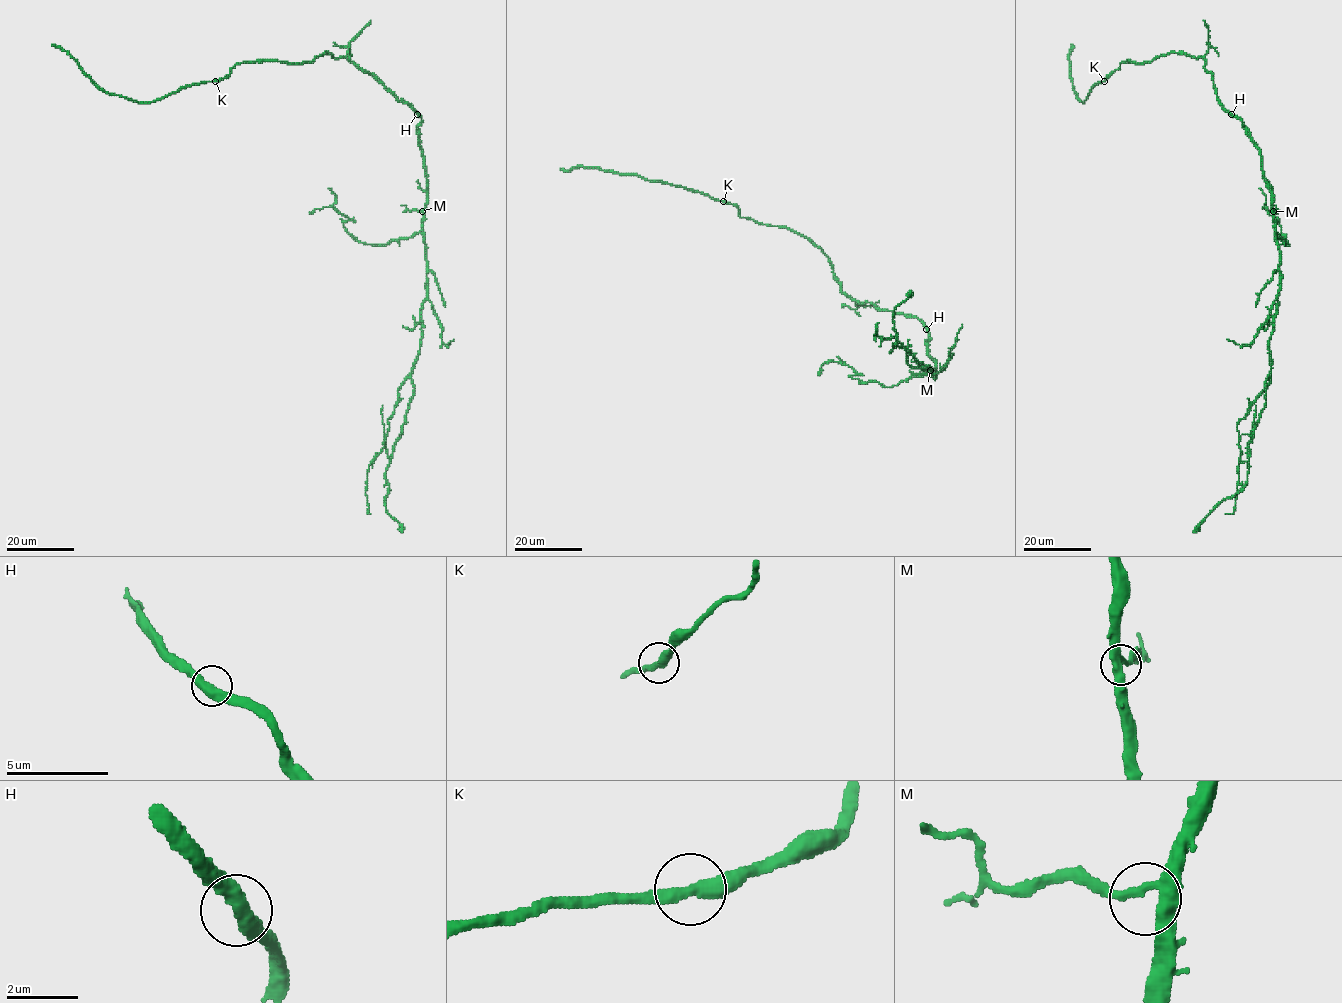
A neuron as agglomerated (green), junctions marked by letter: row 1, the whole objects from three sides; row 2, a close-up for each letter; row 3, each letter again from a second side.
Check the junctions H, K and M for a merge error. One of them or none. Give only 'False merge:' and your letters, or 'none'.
False merge: none

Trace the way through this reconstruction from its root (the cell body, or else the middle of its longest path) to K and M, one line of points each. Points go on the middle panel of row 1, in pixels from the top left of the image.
K: (927, 328), (917, 317), (858, 303), (841, 291), (819, 247), (787, 228), (742, 218), (723, 202)
M: (927, 328), (929, 336), (927, 352), (935, 365), (935, 370), (930, 370)

